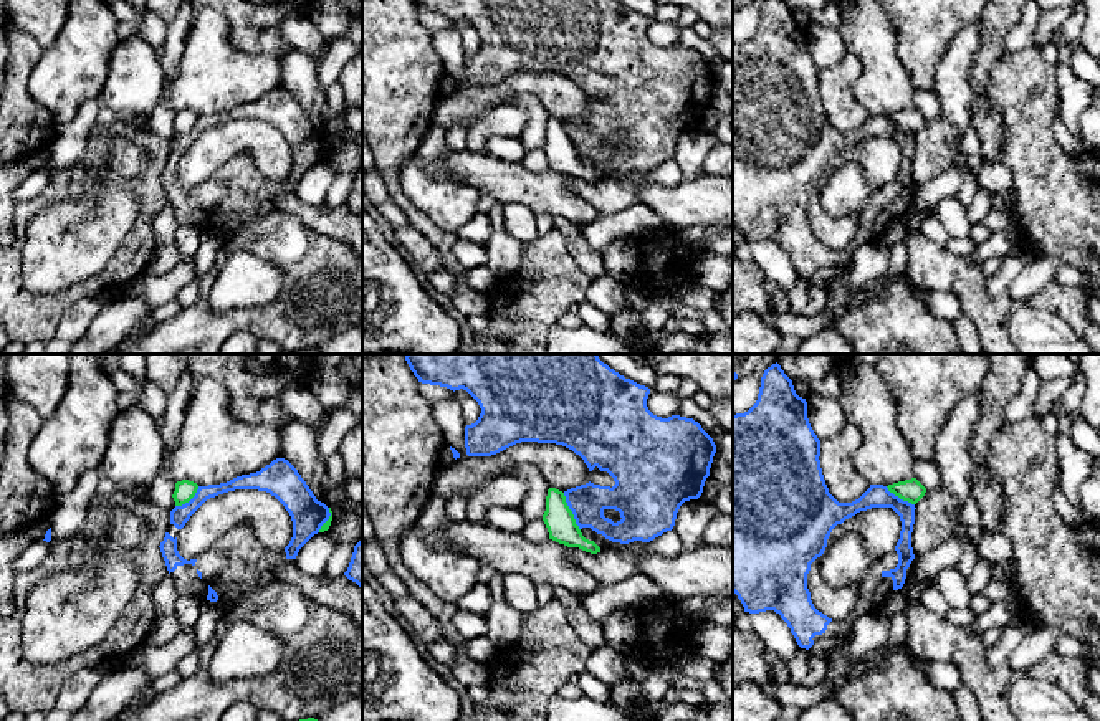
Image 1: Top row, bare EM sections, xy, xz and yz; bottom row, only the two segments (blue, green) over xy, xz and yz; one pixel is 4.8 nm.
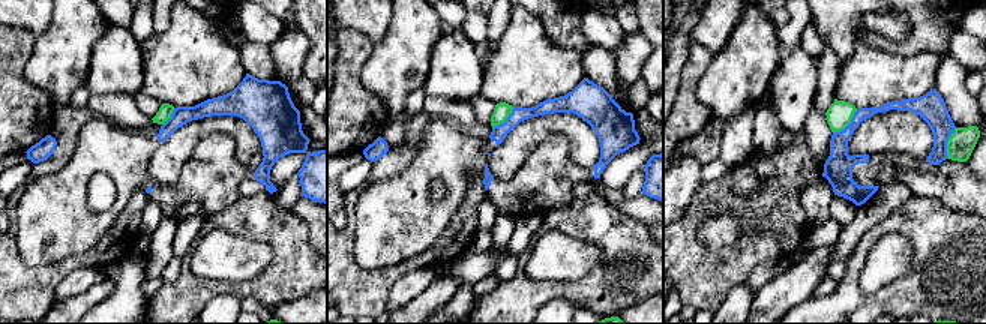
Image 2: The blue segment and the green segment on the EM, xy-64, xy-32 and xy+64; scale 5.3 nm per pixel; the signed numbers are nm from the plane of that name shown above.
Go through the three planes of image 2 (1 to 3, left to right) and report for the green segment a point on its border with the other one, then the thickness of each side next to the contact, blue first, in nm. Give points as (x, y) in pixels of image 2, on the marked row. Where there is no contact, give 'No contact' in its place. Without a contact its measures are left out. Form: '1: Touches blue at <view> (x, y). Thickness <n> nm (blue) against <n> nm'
1: Touches blue at xy-64 (170, 117). Thickness 100 nm (blue) against 70 nm
2: Touches blue at xy-32 (506, 120). Thickness 90 nm (blue) against 90 nm
3: Touches blue at xy+64 (946, 143). Thickness 150 nm (blue) against 140 nm

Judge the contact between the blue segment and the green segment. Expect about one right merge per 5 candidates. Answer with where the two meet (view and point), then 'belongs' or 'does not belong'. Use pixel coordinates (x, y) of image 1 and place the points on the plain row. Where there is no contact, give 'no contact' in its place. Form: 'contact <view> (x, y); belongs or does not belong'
contact xz (571, 139); does not belong

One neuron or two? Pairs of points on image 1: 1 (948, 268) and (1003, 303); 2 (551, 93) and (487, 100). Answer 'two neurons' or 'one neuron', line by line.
1: one neuron
2: one neuron

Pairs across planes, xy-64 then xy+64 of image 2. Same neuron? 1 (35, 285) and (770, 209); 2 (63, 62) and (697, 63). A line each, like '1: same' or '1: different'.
1: same
2: different

